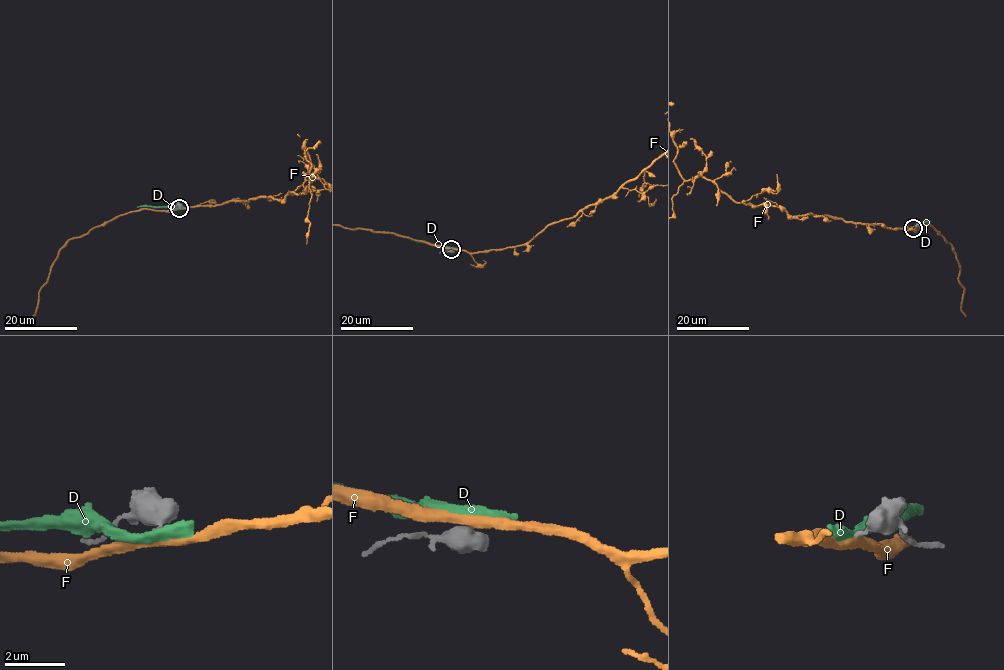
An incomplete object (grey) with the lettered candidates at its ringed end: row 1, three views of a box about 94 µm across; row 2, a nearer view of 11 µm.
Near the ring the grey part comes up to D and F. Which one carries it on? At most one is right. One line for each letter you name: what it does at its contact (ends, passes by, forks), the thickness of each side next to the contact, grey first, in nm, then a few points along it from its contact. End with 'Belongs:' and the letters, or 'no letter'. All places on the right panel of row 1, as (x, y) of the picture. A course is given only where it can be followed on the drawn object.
F: It passes by. Thickness 360 nm (grey) against 320 nm
Belongs: F

